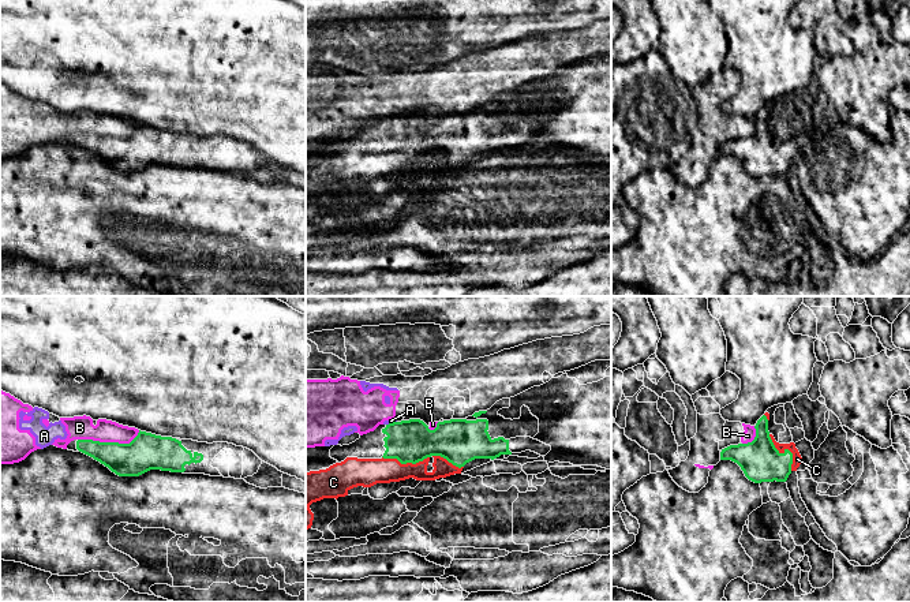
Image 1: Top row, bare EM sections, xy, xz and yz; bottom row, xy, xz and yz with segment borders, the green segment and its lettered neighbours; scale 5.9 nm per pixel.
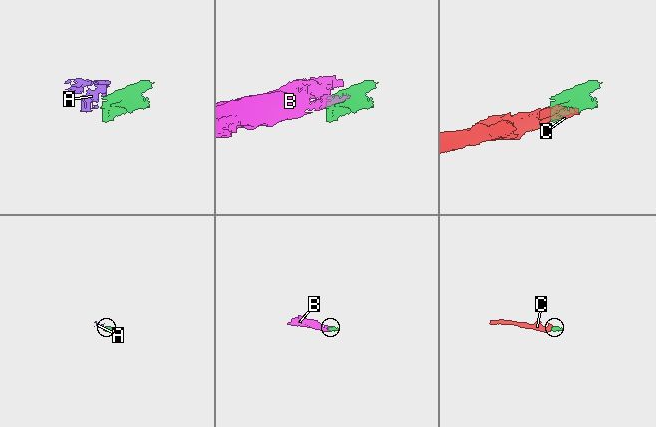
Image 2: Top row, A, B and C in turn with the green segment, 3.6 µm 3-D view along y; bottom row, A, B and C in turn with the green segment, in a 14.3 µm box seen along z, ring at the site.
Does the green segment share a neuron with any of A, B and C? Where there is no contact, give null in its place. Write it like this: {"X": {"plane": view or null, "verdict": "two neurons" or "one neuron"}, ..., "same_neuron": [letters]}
{"A": {"plane": "xz", "verdict": "two neurons"}, "B": {"plane": "xy", "verdict": "two neurons"}, "C": {"plane": "yz", "verdict": "one neuron"}, "same_neuron": ["C"]}

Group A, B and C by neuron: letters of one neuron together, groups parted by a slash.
A B / C

